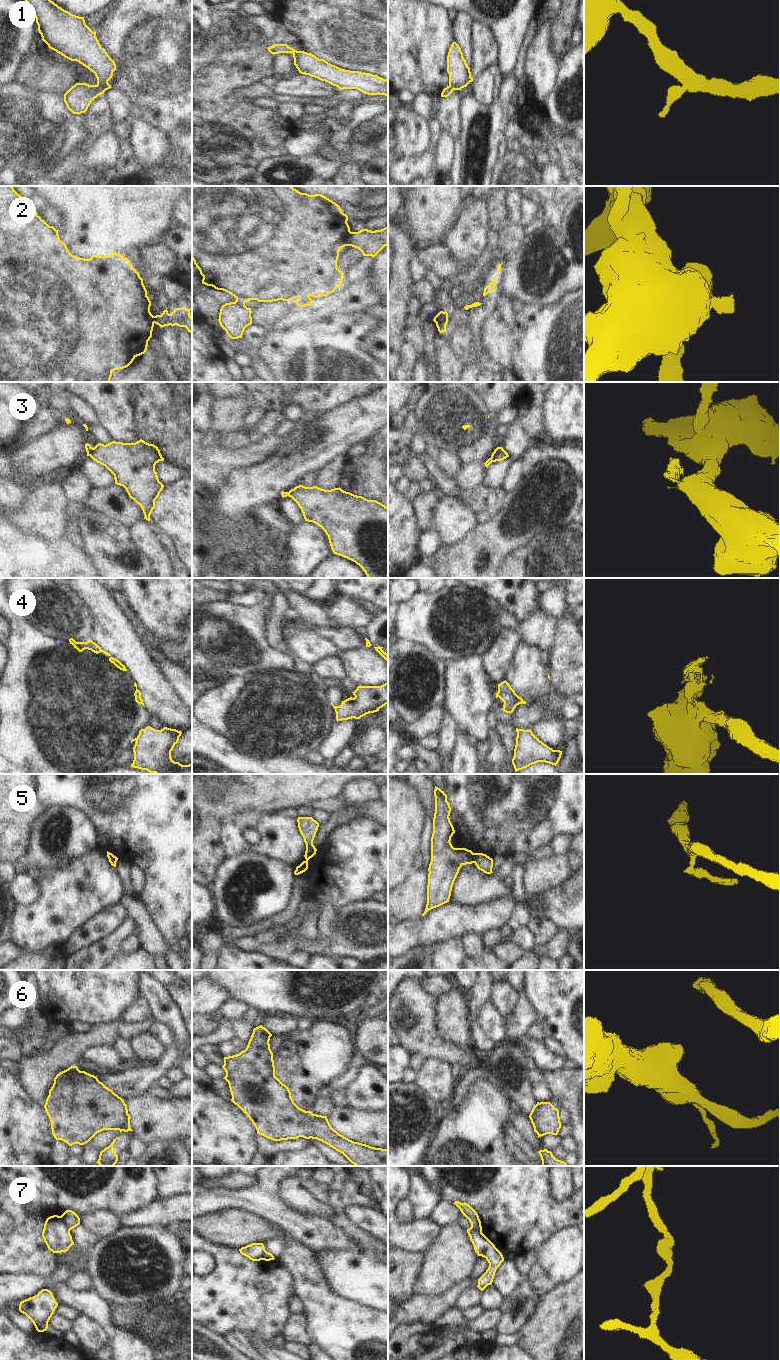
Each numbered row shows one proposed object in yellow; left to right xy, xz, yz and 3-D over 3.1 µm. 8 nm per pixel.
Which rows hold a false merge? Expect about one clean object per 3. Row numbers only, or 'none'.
1, 2, 3, 4, 5, 6, 7

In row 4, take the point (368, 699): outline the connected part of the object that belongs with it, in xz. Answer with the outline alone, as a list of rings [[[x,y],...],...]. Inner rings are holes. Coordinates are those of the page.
[[[388,682],[381,686],[358,686],[352,693],[355,697],[342,701],[338,707],[337,722],[352,718],[360,719],[388,704]]]

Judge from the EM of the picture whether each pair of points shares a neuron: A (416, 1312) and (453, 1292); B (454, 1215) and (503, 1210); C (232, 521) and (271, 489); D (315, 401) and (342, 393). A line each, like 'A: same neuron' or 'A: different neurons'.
A: same neuron
B: different neurons
C: same neuron
D: same neuron

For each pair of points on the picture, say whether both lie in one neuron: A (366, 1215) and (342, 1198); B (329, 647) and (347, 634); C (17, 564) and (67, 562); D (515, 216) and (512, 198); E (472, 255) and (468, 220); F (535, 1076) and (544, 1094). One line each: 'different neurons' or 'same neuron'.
A: different neurons
B: different neurons
C: same neuron
D: same neuron
E: same neuron
F: same neuron

